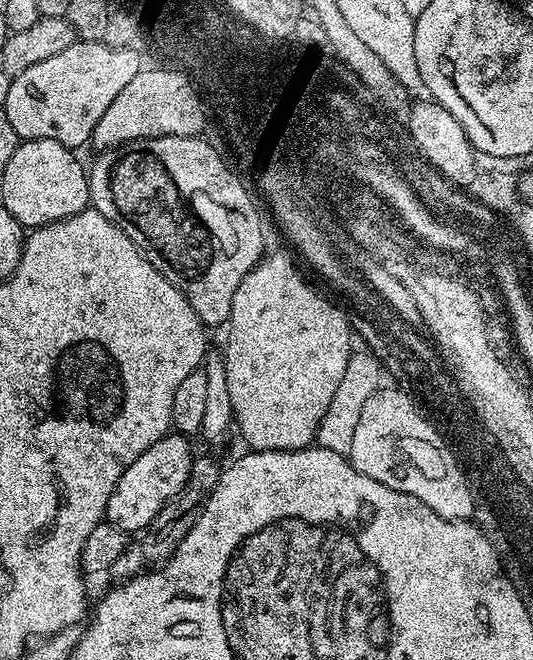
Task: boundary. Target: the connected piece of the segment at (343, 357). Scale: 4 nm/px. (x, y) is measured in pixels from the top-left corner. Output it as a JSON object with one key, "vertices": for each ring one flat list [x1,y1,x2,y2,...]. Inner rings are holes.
{"vertices":[[276,252,271,256,271,254,265,255,261,259,260,263,257,264,256,268,246,274,246,278,242,278,242,282,238,286,238,290,234,294,232,299,232,314,228,317,228,322,226,325,226,331,228,331,228,345,222,349,222,355,224,358,224,365,226,366,226,380,230,385,230,402,232,403,232,415,234,417,235,427,238,429,238,432,241,432,244,435,244,440,248,443,247,447,252,450,259,450,262,452,293,452,299,448,309,447,316,439,316,431,318,426,322,422,324,415,326,414,328,407,330,406,330,398,334,398,334,390,338,390,338,382,342,382,342,374,346,374,350,370,350,364,348,364,348,359,352,356,352,336,354,340,354,332,348,329,348,320,342,314,343,311,339,307,337,308,328,308,328,304,324,304,324,300,316,300,316,296,312,296,312,292,308,292,308,288,304,288,304,283,300,283,300,276,298,270,296,269,295,259,291,255,283,256,282,253]]}

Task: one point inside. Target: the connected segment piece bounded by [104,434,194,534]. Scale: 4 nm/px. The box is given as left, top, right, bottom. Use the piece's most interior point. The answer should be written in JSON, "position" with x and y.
{"position":[155,478]}

